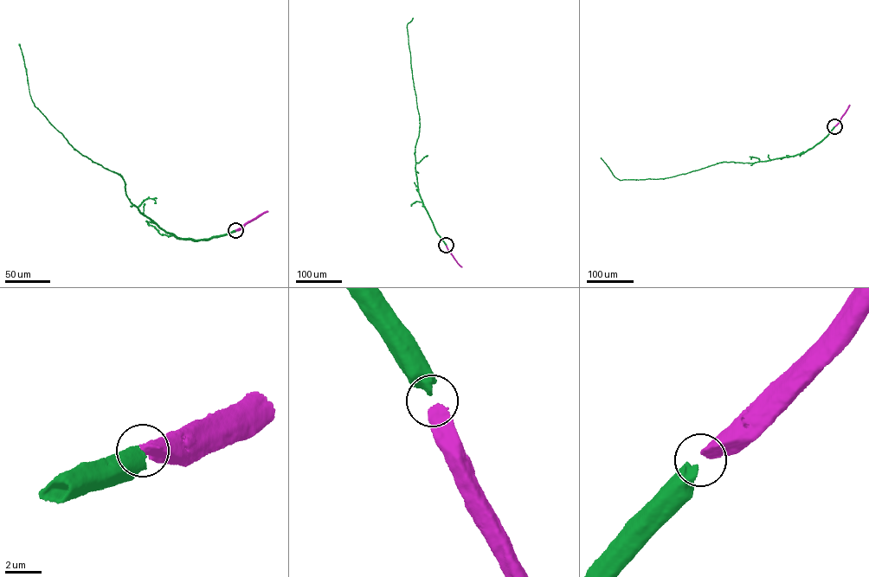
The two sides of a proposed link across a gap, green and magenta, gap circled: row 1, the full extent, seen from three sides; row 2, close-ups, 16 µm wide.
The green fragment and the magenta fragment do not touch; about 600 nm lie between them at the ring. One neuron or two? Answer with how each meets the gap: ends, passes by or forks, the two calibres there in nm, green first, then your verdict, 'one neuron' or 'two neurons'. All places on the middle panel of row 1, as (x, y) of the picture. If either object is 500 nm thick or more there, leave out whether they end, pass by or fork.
550/600 nm | one neuron

